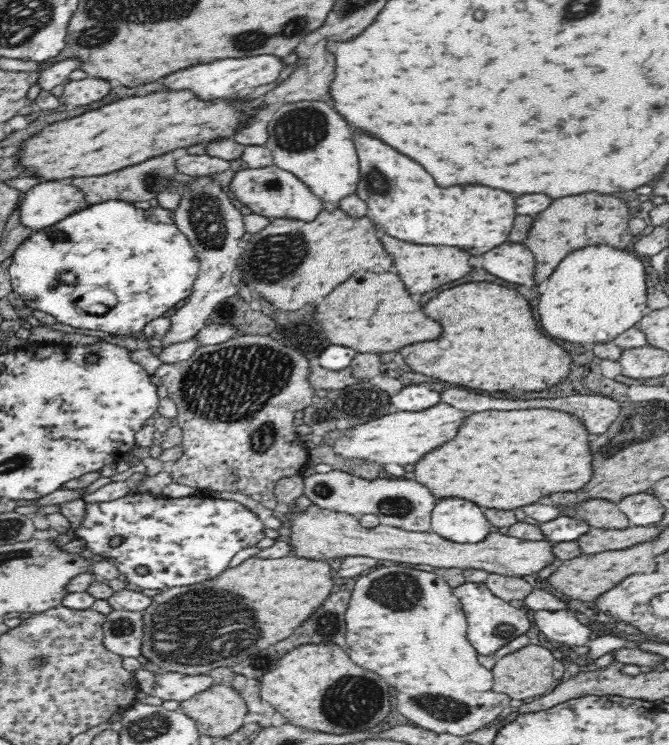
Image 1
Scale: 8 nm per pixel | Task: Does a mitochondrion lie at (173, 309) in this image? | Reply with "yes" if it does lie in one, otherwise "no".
no

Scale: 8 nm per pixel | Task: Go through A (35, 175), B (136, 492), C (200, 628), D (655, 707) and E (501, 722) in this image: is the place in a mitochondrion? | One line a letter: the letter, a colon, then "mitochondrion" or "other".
A: other
B: other
C: mitochondrion
D: other
E: other

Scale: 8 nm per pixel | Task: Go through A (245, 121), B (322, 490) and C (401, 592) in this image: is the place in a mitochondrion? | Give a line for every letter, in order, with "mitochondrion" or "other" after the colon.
A: other
B: mitochondrion
C: mitochondrion

